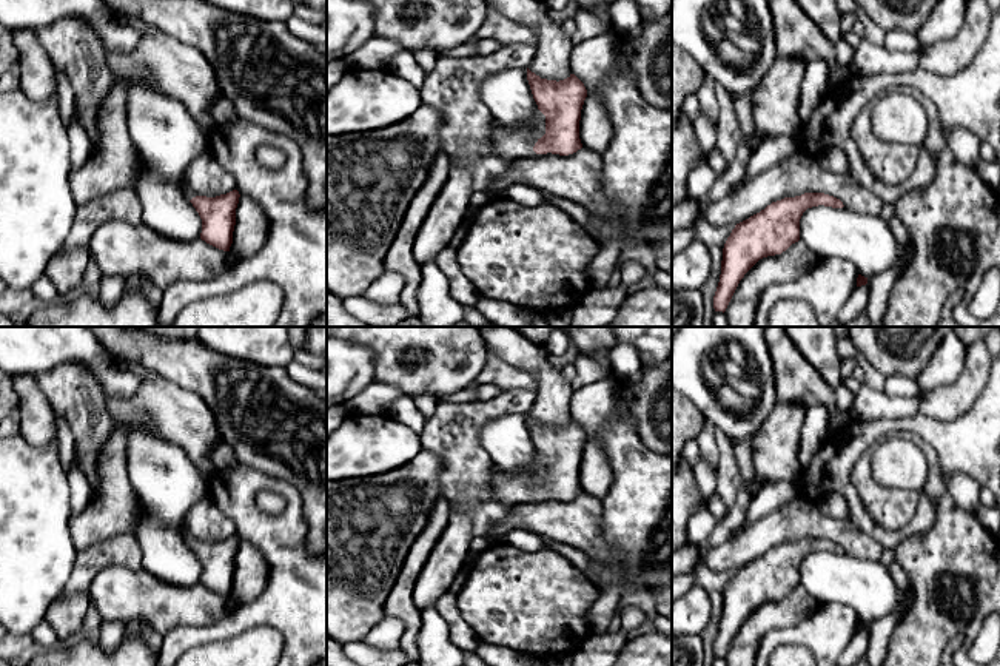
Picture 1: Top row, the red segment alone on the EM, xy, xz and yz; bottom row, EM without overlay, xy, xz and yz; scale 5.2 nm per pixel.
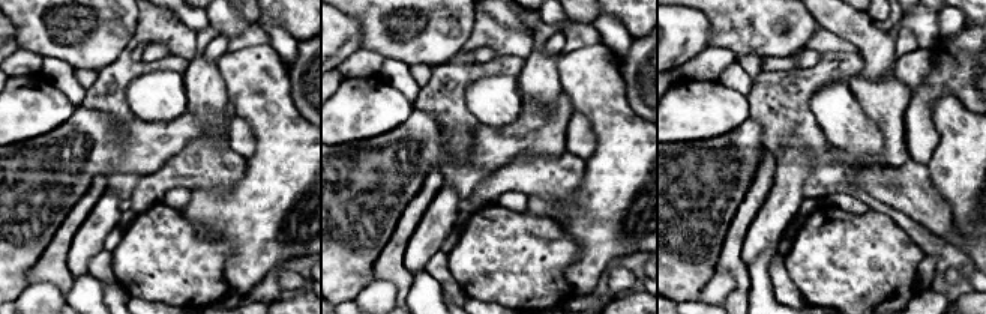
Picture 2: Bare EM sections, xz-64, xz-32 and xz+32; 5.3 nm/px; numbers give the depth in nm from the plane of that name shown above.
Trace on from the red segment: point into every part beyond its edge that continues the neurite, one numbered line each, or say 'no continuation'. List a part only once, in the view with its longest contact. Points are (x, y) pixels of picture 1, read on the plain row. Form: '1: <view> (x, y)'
1: xz (509, 491)

